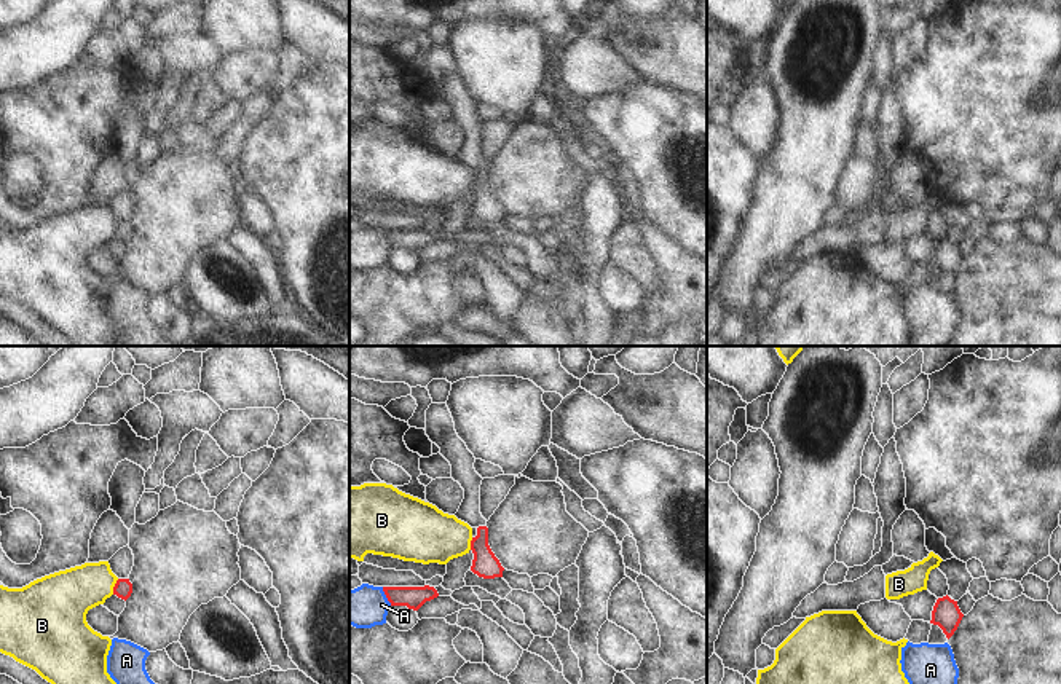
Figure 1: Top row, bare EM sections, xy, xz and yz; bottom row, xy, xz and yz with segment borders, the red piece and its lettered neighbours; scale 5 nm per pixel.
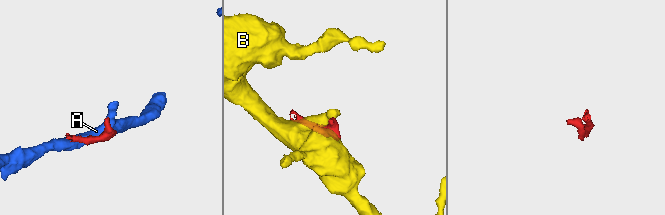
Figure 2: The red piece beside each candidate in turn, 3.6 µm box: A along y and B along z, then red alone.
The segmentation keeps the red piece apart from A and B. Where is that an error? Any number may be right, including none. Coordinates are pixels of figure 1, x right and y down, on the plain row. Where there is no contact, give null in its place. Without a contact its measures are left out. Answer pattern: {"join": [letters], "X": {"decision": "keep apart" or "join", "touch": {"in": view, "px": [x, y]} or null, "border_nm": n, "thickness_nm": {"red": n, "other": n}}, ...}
{"join": [], "A": {"decision": "keep apart", "touch": {"in": "xz", "px": [386, 239]}, "border_nm": 110, "thickness_nm": {"red": 110, "other": 220}}, "B": {"decision": "keep apart", "touch": {"in": "xy", "px": [114, 230]}, "border_nm": 90, "thickness_nm": {"red": 90, "other": 260}}}

